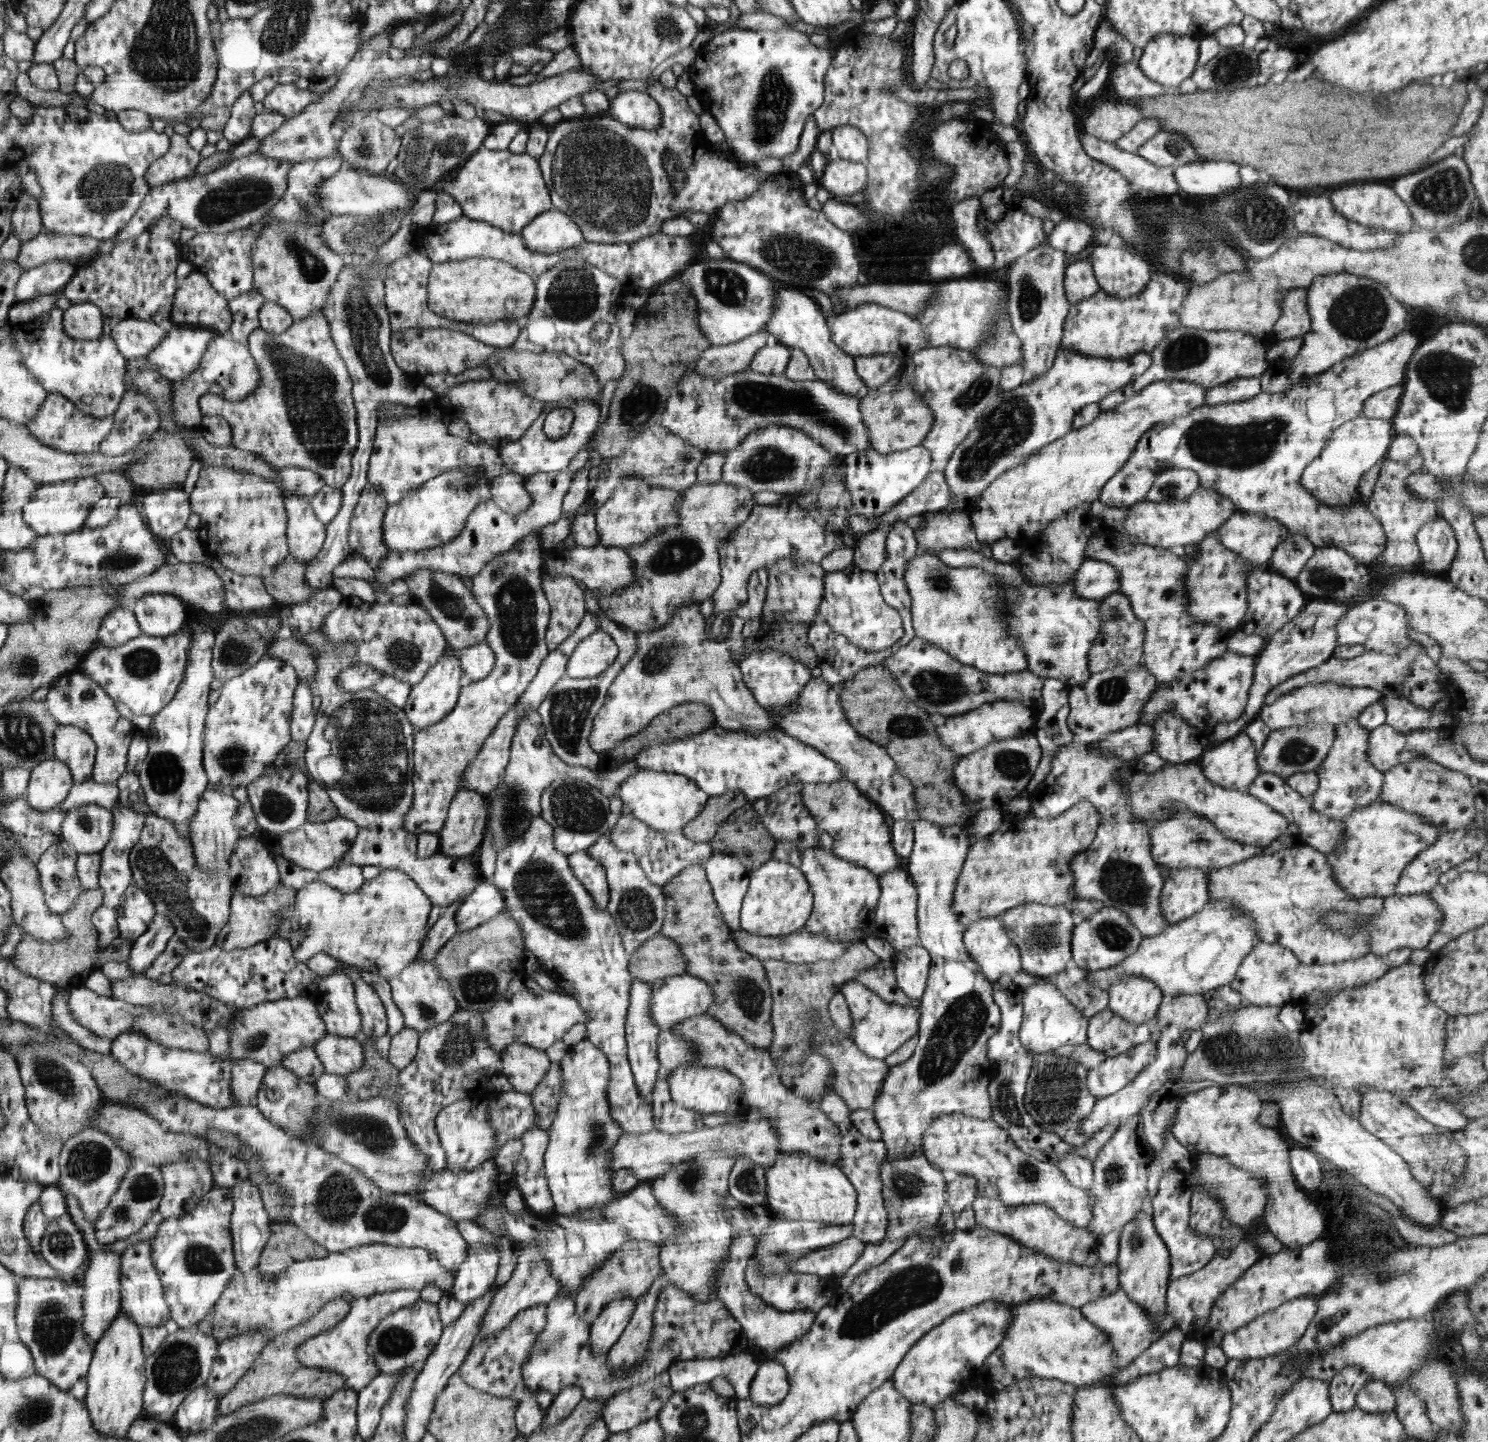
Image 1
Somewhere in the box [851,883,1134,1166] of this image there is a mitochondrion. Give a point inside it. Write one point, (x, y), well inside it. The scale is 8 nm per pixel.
(963, 1022)

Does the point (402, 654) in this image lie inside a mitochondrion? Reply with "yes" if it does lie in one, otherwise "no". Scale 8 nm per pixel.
yes

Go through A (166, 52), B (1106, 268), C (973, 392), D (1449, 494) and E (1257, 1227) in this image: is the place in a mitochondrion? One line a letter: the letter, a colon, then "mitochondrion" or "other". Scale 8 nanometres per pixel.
A: mitochondrion
B: other
C: mitochondrion
D: other
E: other

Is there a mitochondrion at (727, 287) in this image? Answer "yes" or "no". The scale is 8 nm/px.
yes

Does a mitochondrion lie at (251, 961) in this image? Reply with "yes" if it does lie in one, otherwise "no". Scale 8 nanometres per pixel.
no

